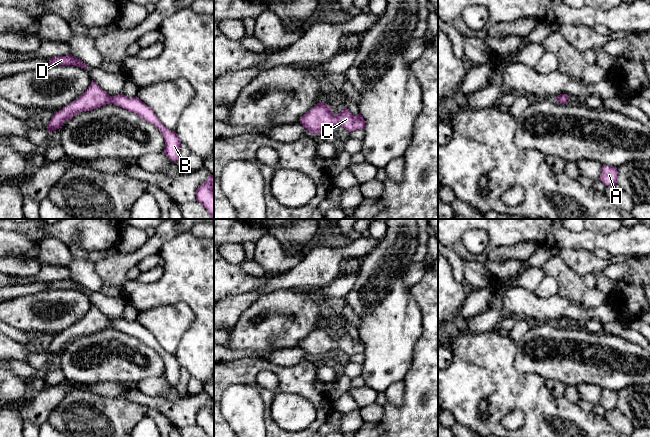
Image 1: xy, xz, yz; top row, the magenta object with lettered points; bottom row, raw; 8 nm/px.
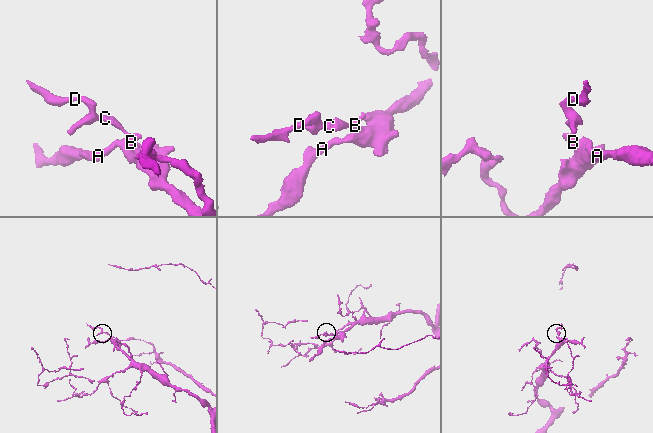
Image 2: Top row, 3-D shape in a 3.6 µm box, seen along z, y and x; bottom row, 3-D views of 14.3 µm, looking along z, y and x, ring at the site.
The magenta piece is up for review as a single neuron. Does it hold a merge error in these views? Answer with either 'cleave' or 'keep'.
keep

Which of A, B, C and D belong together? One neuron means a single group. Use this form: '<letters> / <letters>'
A B C D

